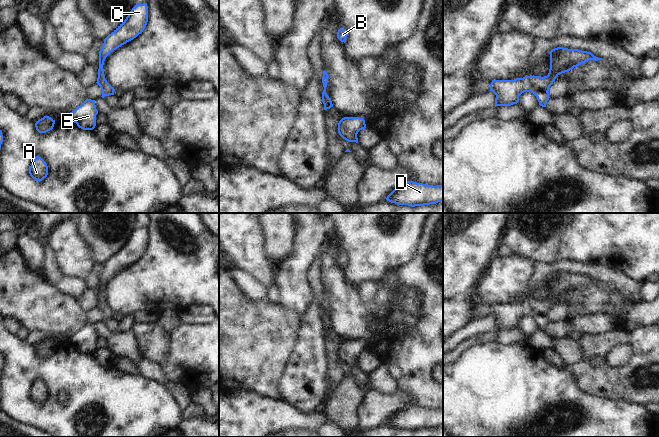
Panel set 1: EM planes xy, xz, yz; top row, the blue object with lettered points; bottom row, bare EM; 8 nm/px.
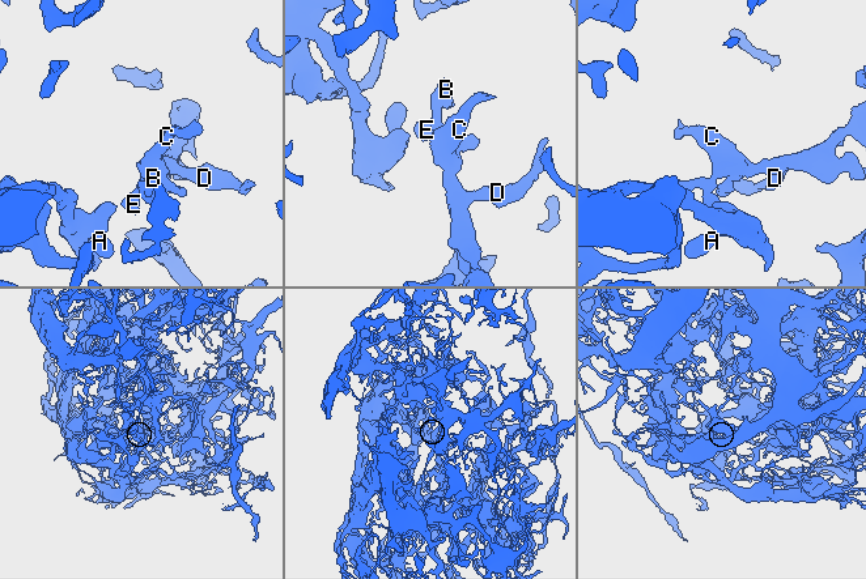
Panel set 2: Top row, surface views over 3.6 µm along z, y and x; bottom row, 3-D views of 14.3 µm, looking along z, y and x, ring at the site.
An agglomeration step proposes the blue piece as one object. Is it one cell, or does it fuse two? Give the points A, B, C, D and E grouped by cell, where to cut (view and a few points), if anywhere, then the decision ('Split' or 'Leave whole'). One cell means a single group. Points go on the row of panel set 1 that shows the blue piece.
Groups: A B C D E. No split. Leave whole

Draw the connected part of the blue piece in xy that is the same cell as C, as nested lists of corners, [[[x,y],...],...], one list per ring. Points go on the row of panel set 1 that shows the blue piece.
[[[136,3],[126,19],[105,39],[99,51],[99,69],[97,84],[102,90],[102,98],[114,95],[115,89],[107,82],[103,65],[106,57],[117,48],[136,38],[143,32],[148,22],[147,3]]]

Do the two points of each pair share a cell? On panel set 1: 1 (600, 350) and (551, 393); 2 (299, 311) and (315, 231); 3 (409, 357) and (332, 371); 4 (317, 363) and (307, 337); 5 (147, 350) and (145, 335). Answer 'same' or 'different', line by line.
1: different
2: same
3: different
4: same
5: same

